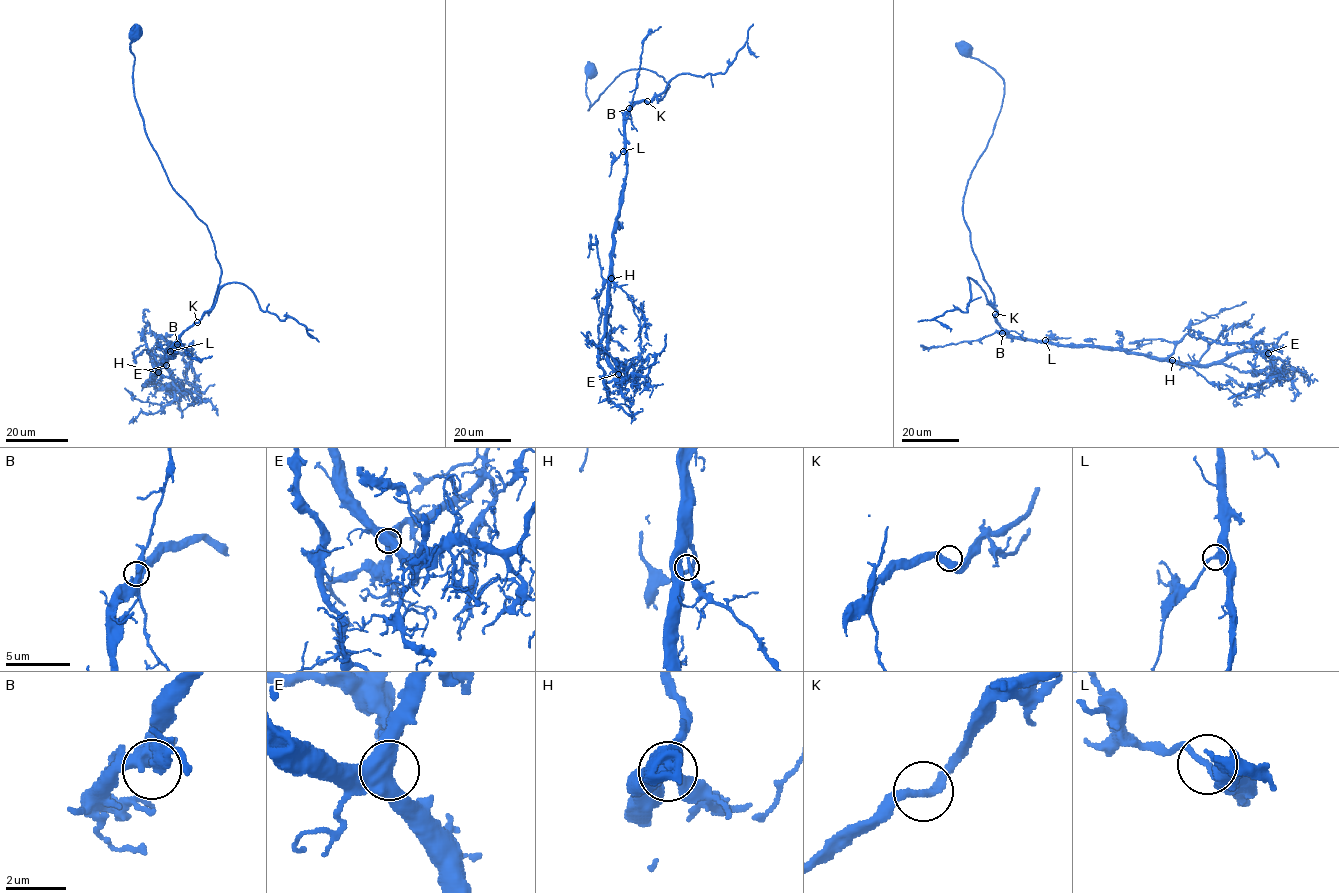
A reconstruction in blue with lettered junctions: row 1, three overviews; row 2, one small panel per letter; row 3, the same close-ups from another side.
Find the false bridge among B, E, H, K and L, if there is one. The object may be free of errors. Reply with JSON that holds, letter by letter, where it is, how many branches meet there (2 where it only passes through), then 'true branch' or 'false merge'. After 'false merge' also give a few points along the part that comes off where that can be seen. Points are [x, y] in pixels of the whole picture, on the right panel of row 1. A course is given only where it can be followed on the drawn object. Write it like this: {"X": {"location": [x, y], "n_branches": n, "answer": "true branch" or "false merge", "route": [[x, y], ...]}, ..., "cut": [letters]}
{"B": {"location": [1002, 333], "n_branches": 2, "answer": "true branch"}, "E": {"location": [1268, 353], "n_branches": 2, "answer": "true branch"}, "H": {"location": [1172, 360], "n_branches": 2, "answer": "true branch"}, "K": {"location": [995, 314], "n_branches": 2, "answer": "true branch"}, "L": {"location": [1045, 340], "n_branches": 2, "answer": "true branch"}, "cut": []}

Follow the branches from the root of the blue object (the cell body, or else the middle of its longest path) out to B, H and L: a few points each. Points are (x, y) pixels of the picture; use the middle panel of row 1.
B: (590, 71), (588, 110), (630, 69), (652, 70), (669, 85), (661, 100), (654, 96), (629, 108)
H: (590, 71), (588, 110), (630, 69), (652, 70), (669, 85), (661, 100), (637, 101), (625, 115), (611, 278)
L: (590, 71), (588, 110), (630, 69), (652, 70), (669, 85), (661, 100), (637, 101), (625, 115), (623, 151)

